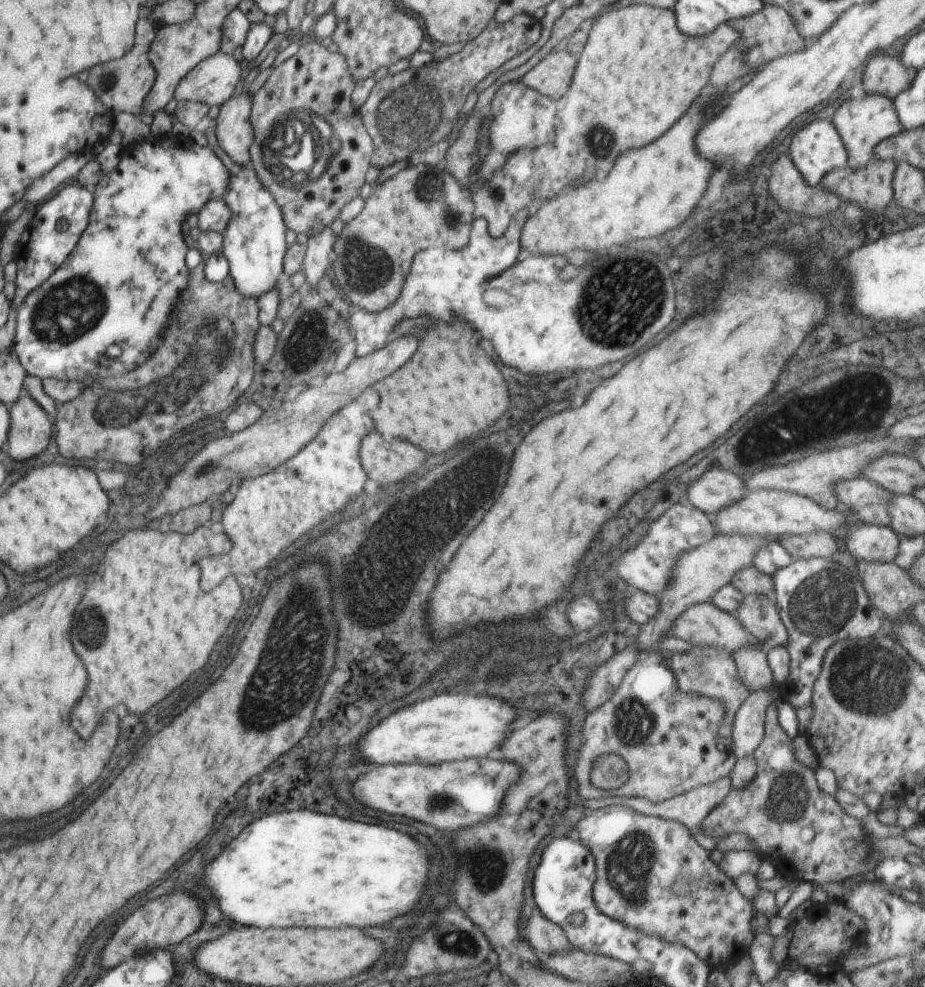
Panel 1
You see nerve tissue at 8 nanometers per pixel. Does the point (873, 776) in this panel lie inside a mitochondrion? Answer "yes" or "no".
no

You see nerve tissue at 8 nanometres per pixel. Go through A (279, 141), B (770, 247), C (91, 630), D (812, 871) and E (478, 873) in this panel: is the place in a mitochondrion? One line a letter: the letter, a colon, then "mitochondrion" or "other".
A: mitochondrion
B: mitochondrion
C: mitochondrion
D: other
E: mitochondrion

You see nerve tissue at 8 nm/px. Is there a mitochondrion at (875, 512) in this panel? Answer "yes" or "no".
no

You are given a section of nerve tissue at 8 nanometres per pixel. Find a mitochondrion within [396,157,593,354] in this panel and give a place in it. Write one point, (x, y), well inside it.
(431, 189)

